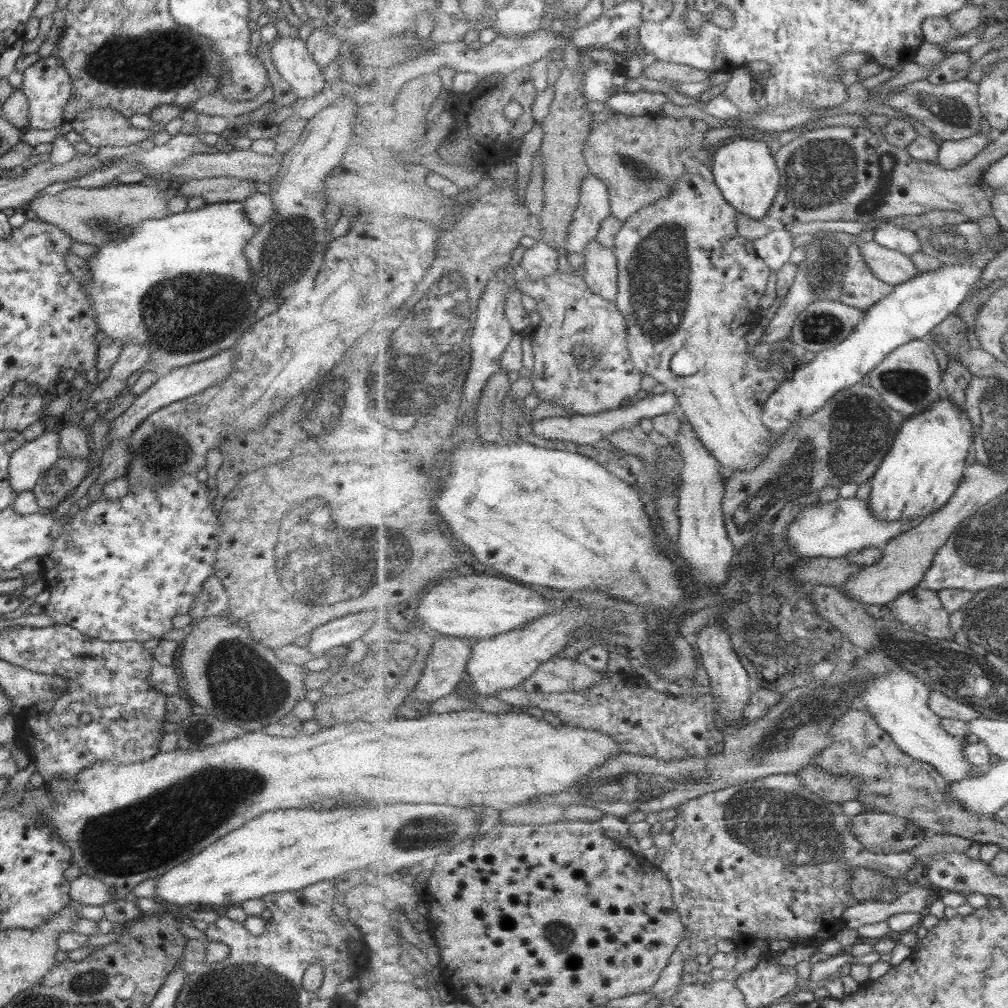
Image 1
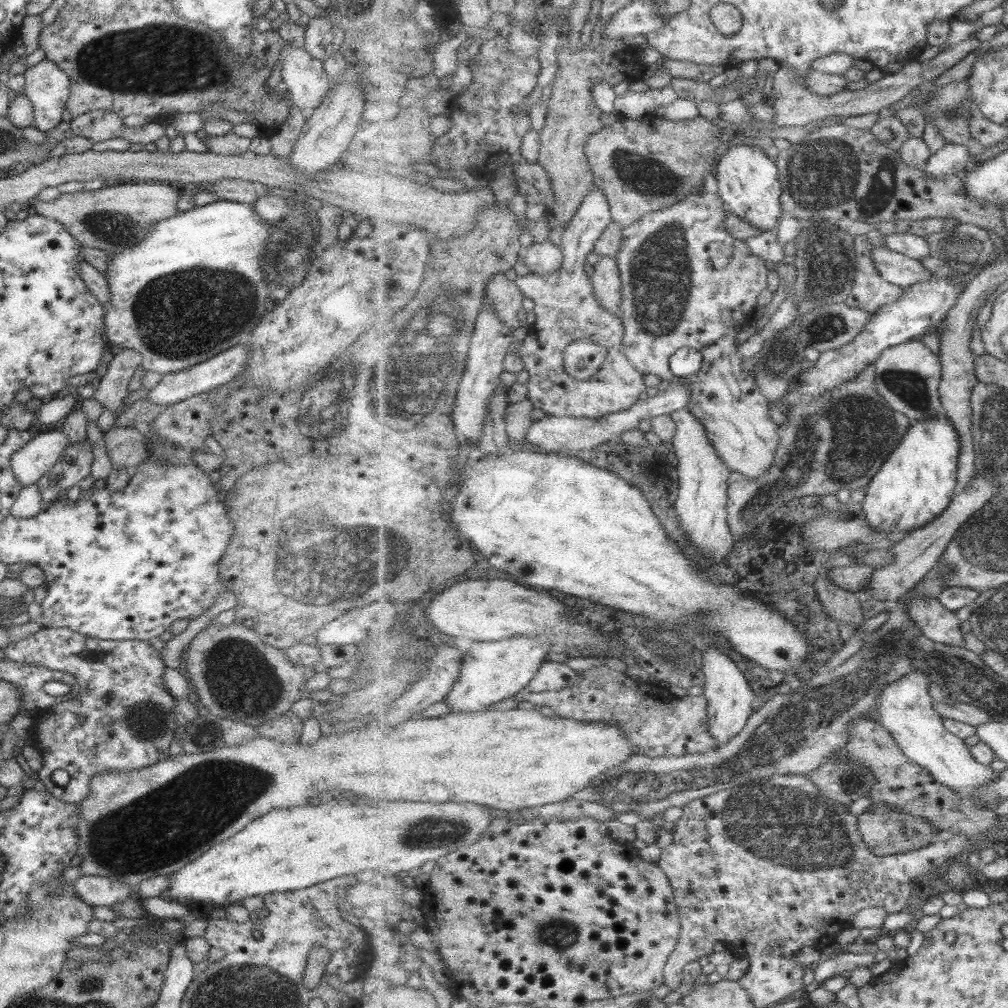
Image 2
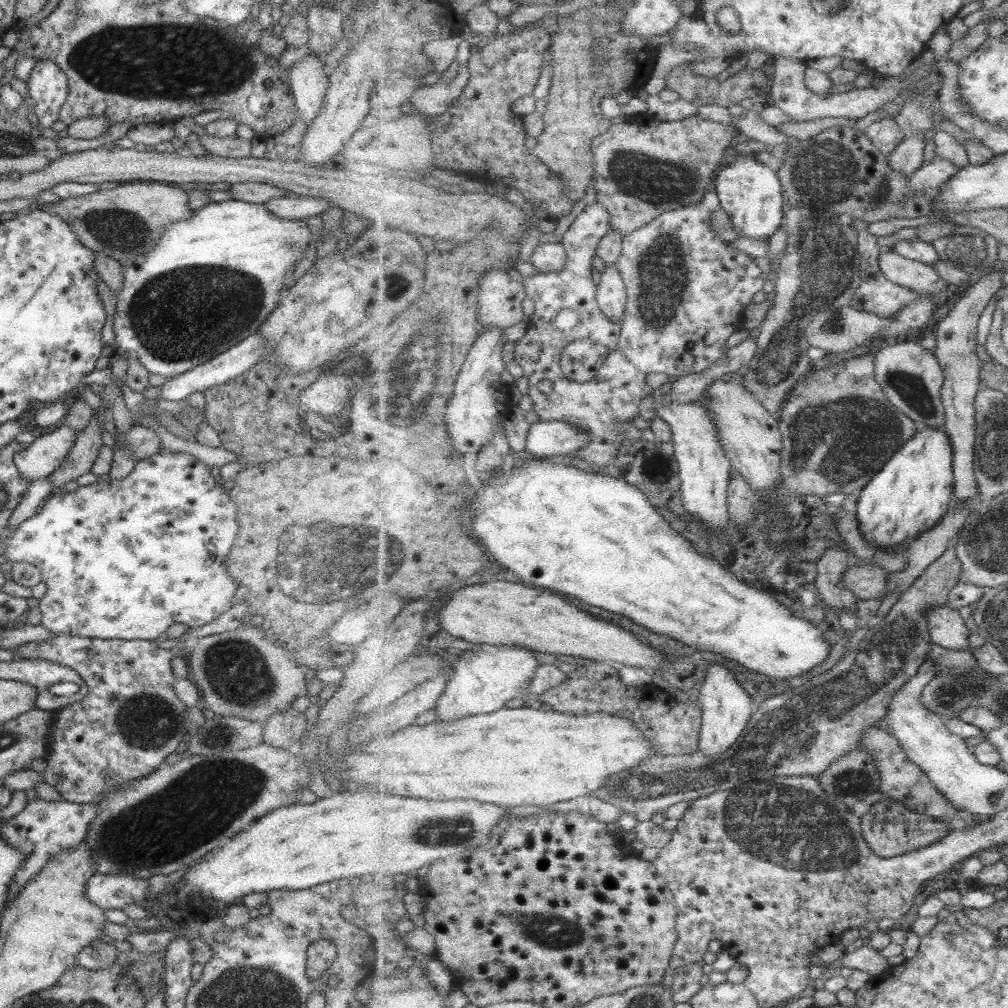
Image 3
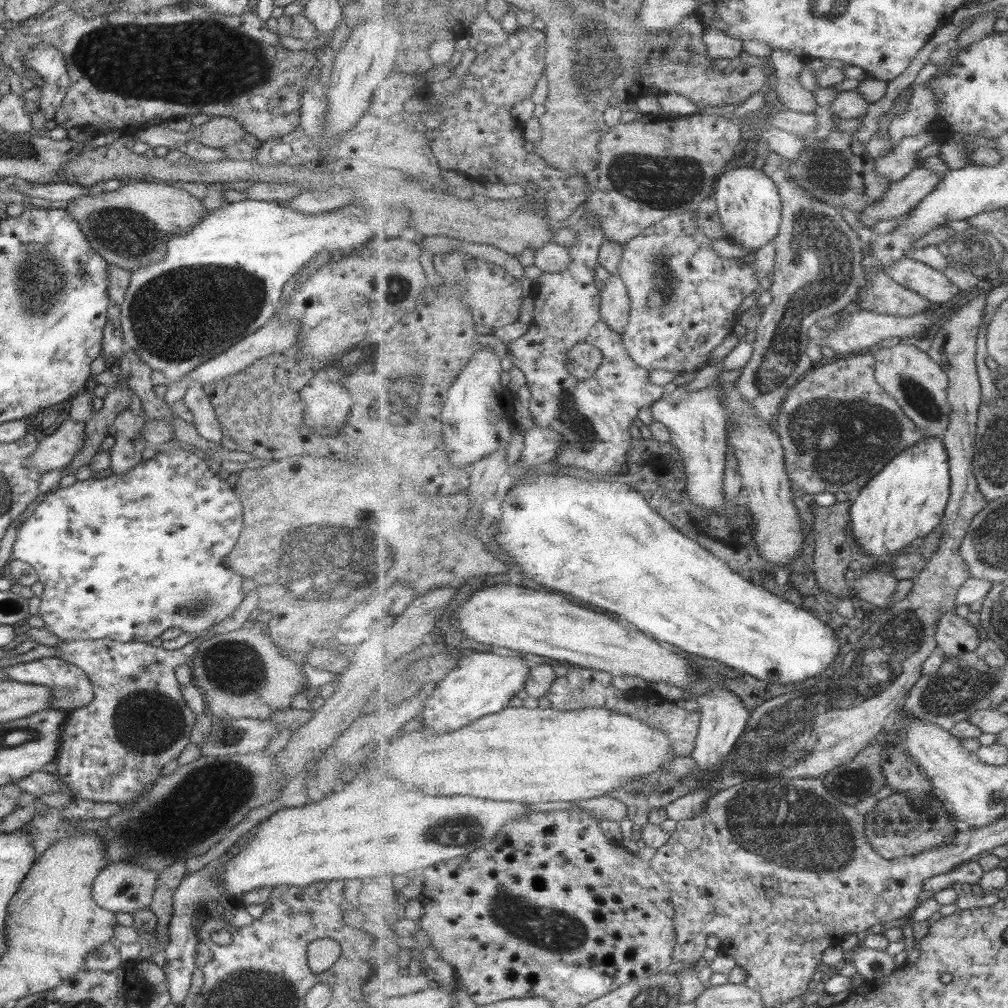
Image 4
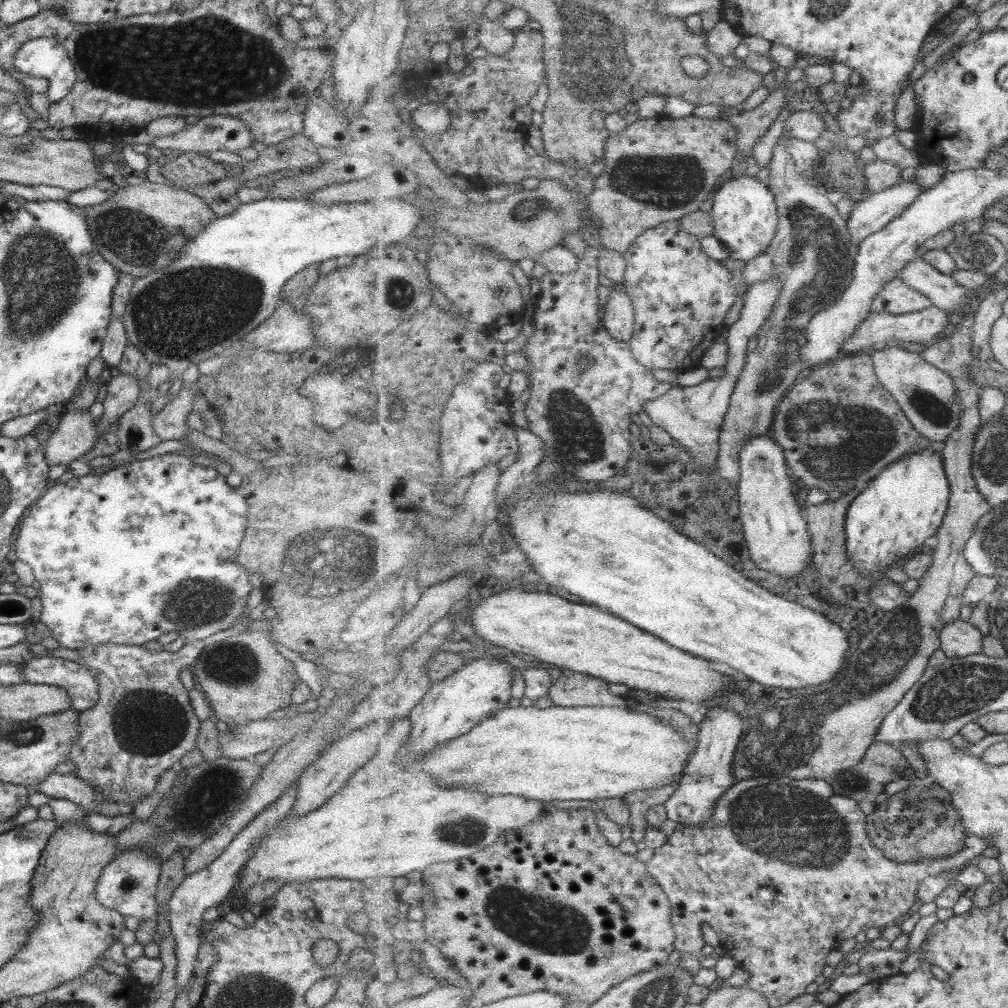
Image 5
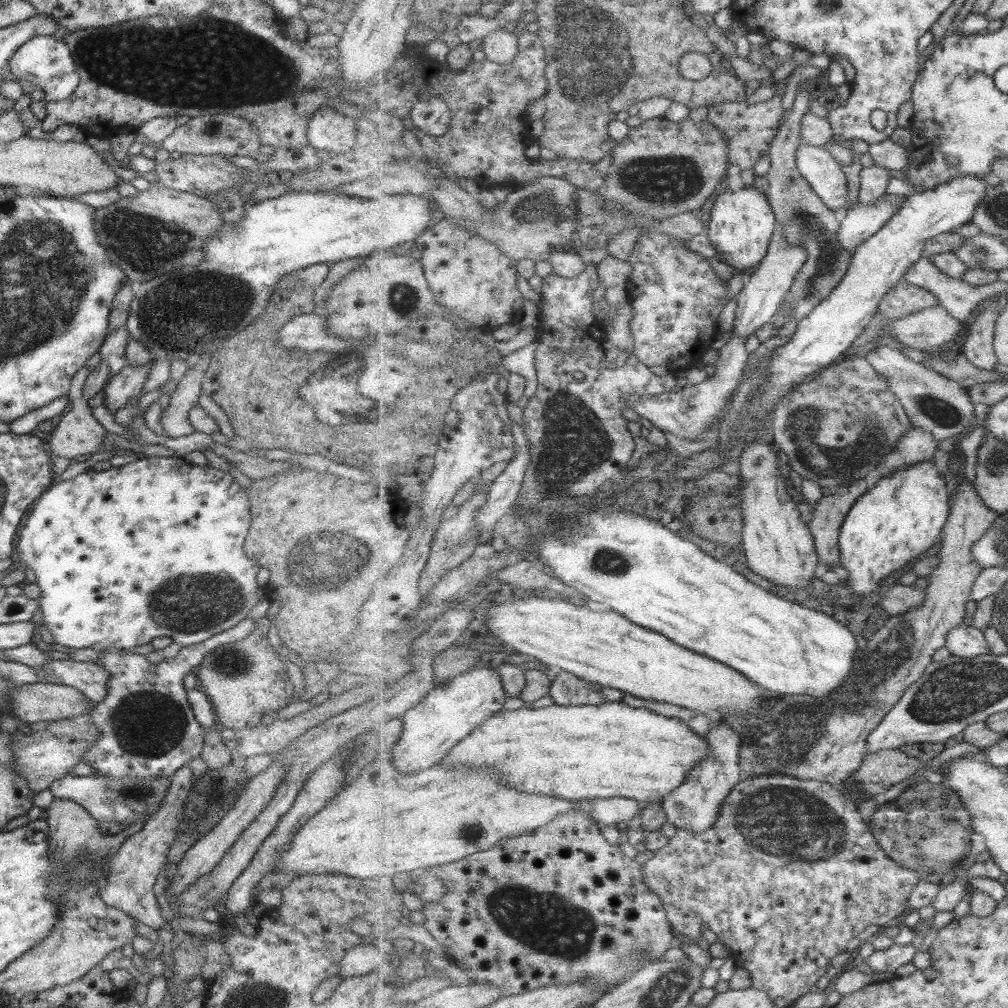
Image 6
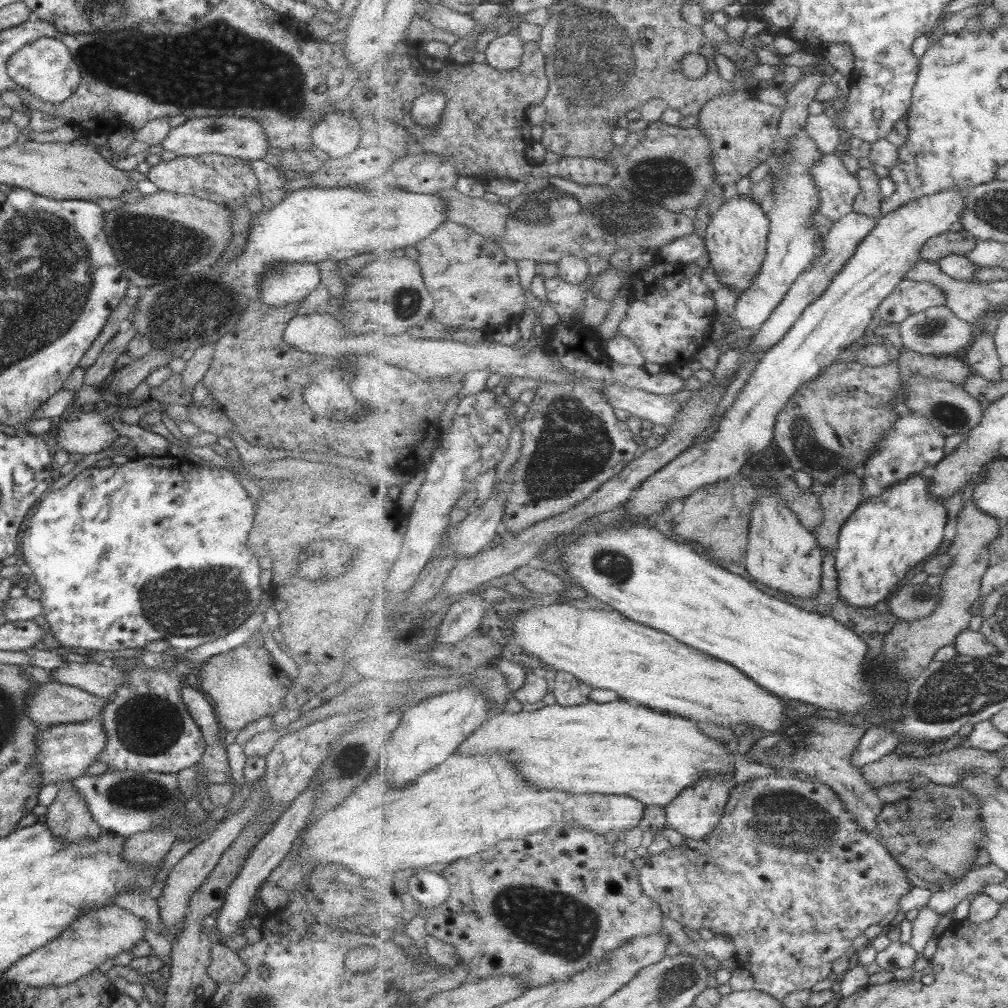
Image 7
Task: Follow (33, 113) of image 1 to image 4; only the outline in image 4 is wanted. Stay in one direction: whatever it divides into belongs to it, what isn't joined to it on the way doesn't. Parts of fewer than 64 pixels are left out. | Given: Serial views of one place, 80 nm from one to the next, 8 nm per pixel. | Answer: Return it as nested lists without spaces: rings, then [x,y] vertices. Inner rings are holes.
[[[35,46],[31,48],[25,56],[23,56],[23,67],[25,69],[33,69],[41,78],[40,86],[37,89],[39,93],[38,110],[45,120],[52,120],[55,116],[57,108],[61,104],[61,100],[66,96],[67,89],[70,87],[69,76],[67,76],[67,70],[65,70],[65,64],[63,64],[63,56],[59,52],[55,52],[55,48],[51,46]]]

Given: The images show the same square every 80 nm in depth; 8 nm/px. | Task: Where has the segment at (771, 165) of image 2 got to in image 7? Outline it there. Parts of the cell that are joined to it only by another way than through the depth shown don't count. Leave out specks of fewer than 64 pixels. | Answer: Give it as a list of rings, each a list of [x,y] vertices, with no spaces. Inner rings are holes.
[[[735,195],[724,199],[707,224],[704,239],[707,254],[715,274],[726,286],[735,289],[739,296],[746,291],[762,269],[768,251],[771,221],[764,203],[757,203],[751,195]]]

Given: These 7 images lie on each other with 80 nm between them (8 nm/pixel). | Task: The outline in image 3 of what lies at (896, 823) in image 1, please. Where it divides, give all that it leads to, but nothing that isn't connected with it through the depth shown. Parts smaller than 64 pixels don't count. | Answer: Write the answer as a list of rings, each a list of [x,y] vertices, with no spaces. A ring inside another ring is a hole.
[[[887,797],[871,804],[861,818],[863,836],[878,856],[882,857],[891,858],[931,846],[934,842],[943,840],[951,831],[946,822],[929,815],[906,811],[901,802]]]

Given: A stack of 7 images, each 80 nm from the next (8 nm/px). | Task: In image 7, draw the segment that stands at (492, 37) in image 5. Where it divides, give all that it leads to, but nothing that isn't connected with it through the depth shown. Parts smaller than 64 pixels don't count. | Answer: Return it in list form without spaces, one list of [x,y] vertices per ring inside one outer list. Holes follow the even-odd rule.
[[[505,30],[500,31],[485,50],[486,63],[503,71],[518,68],[523,59],[523,46],[516,32],[508,34]]]

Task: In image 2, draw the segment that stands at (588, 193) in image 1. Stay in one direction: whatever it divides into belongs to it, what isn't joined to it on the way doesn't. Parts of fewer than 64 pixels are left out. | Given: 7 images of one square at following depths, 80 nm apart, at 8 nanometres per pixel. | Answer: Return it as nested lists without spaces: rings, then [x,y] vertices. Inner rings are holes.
[[[595,182],[591,192],[567,224],[561,236],[561,247],[564,254],[564,263],[560,271],[552,272],[548,275],[535,275],[530,272],[527,275],[517,276],[515,282],[524,292],[525,296],[535,301],[534,314],[536,315],[535,324],[530,328],[527,338],[523,340],[523,344],[518,347],[518,354],[524,363],[524,370],[530,375],[528,382],[529,394],[528,398],[538,409],[544,410],[546,414],[559,417],[575,417],[575,418],[600,418],[613,412],[621,412],[629,410],[638,402],[639,396],[647,390],[645,385],[645,376],[635,365],[627,358],[625,352],[622,351],[623,339],[626,328],[624,327],[621,316],[611,313],[604,308],[598,301],[598,297],[594,293],[594,282],[591,277],[585,273],[585,262],[587,256],[596,249],[597,241],[612,223],[612,212],[607,195]],[[579,339],[587,339],[595,344],[600,344],[608,348],[608,357],[600,371],[594,376],[594,379],[588,382],[579,382],[573,378],[564,369],[564,352],[567,346],[573,341]],[[543,379],[550,380],[553,386],[549,390],[541,389],[539,384]]]

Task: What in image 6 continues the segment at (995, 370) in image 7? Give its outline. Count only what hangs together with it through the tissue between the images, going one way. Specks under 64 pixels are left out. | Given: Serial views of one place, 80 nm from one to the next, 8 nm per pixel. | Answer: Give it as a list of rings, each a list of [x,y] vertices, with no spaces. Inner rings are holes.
[[[1001,298],[990,299],[984,312],[971,323],[969,335],[964,342],[963,354],[979,368],[995,371],[999,364],[995,349],[996,322],[1003,304]]]

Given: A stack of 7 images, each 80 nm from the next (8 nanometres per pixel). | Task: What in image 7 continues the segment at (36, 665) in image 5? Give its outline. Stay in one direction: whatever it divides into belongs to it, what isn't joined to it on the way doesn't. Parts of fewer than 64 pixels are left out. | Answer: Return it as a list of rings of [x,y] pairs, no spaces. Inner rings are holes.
[[[65,662],[63,667],[50,670],[51,678],[59,684],[80,688],[93,696],[109,699],[126,680],[123,670],[111,663],[76,664]]]

